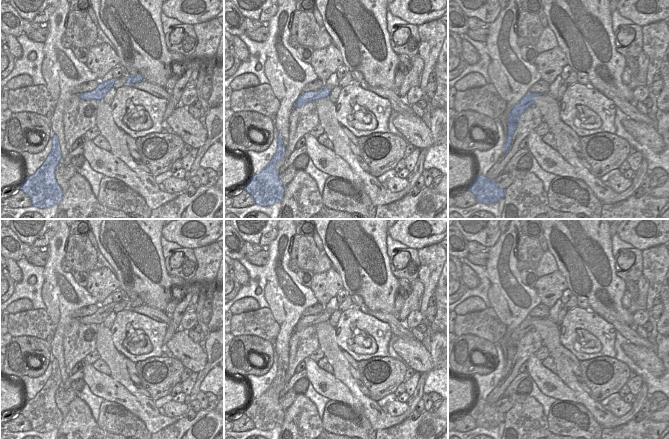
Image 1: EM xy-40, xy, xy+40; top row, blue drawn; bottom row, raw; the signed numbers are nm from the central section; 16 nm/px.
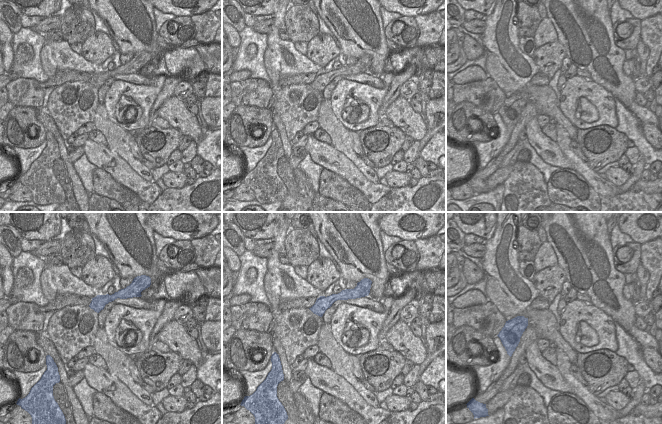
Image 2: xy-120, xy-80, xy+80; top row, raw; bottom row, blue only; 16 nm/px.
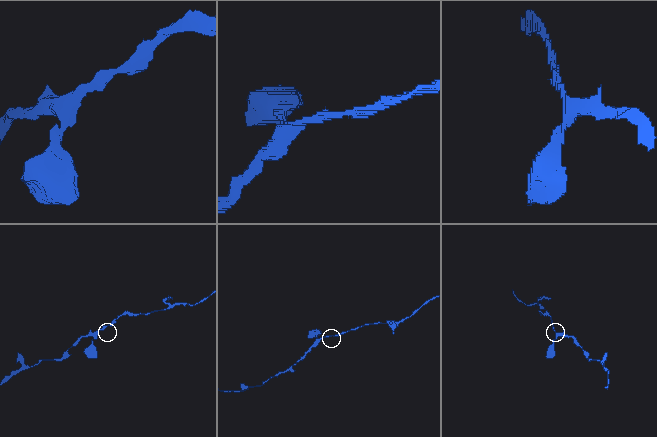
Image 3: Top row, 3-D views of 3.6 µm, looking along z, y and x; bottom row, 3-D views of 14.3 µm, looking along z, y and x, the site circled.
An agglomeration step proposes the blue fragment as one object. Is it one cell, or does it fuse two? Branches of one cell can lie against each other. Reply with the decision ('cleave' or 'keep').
keep

